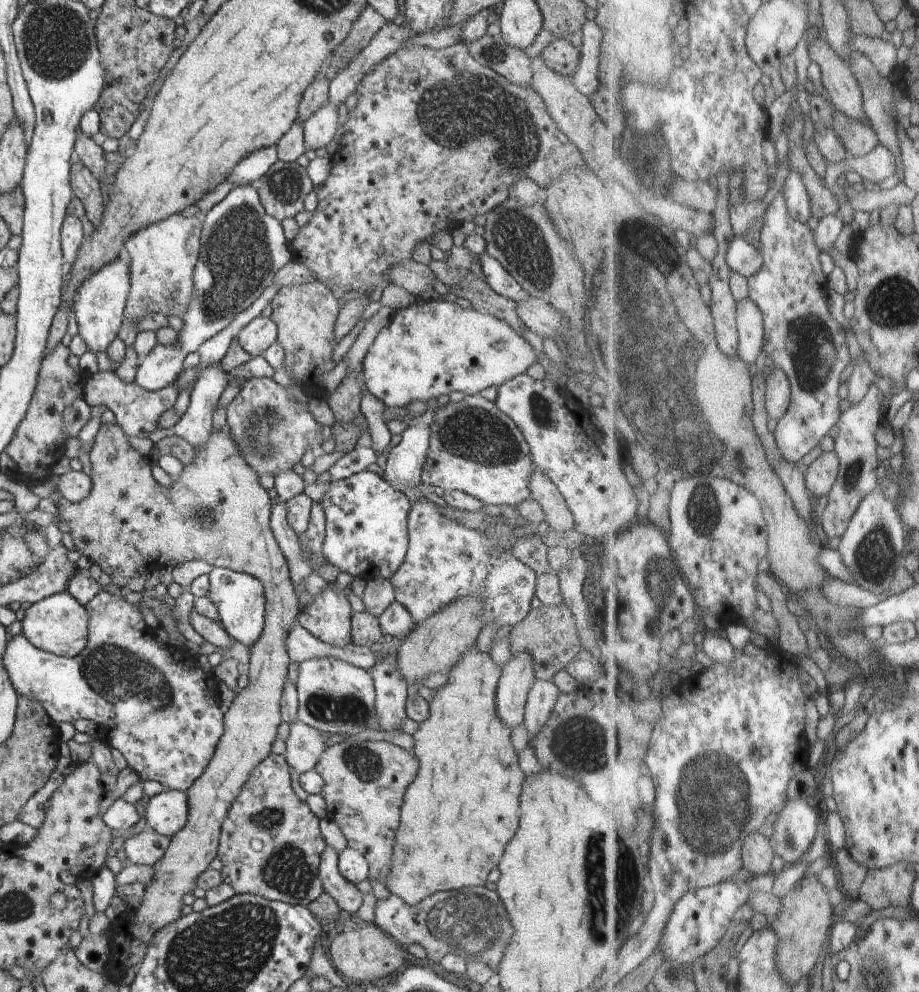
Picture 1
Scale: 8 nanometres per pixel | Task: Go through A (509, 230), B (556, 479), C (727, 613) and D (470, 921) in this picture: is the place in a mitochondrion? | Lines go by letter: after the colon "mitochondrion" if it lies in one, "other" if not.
A: mitochondrion
B: other
C: other
D: mitochondrion

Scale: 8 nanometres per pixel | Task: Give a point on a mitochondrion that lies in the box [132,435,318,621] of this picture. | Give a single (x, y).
(205, 516)

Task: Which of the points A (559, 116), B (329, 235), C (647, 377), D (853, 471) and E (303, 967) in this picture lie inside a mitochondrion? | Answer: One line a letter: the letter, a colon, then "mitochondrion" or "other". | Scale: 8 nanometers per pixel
A: other
B: other
C: mitochondrion
D: mitochondrion
E: other

